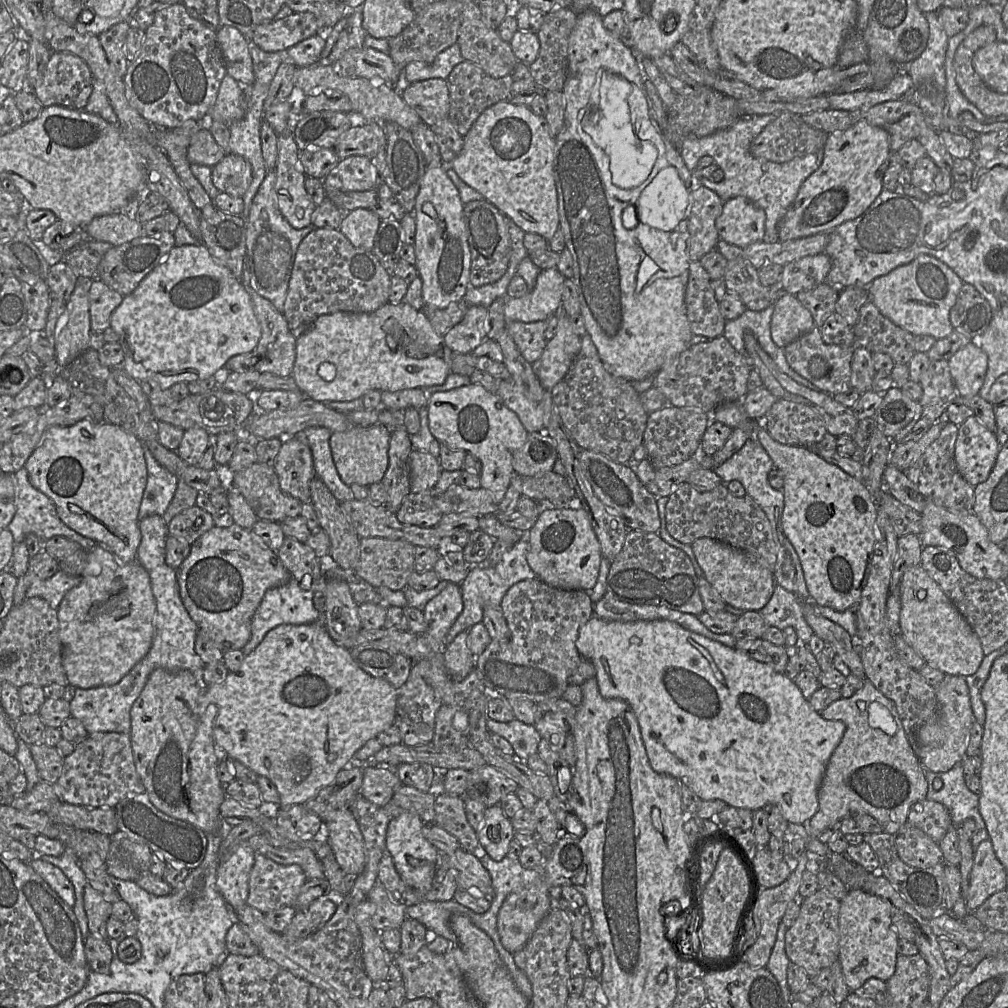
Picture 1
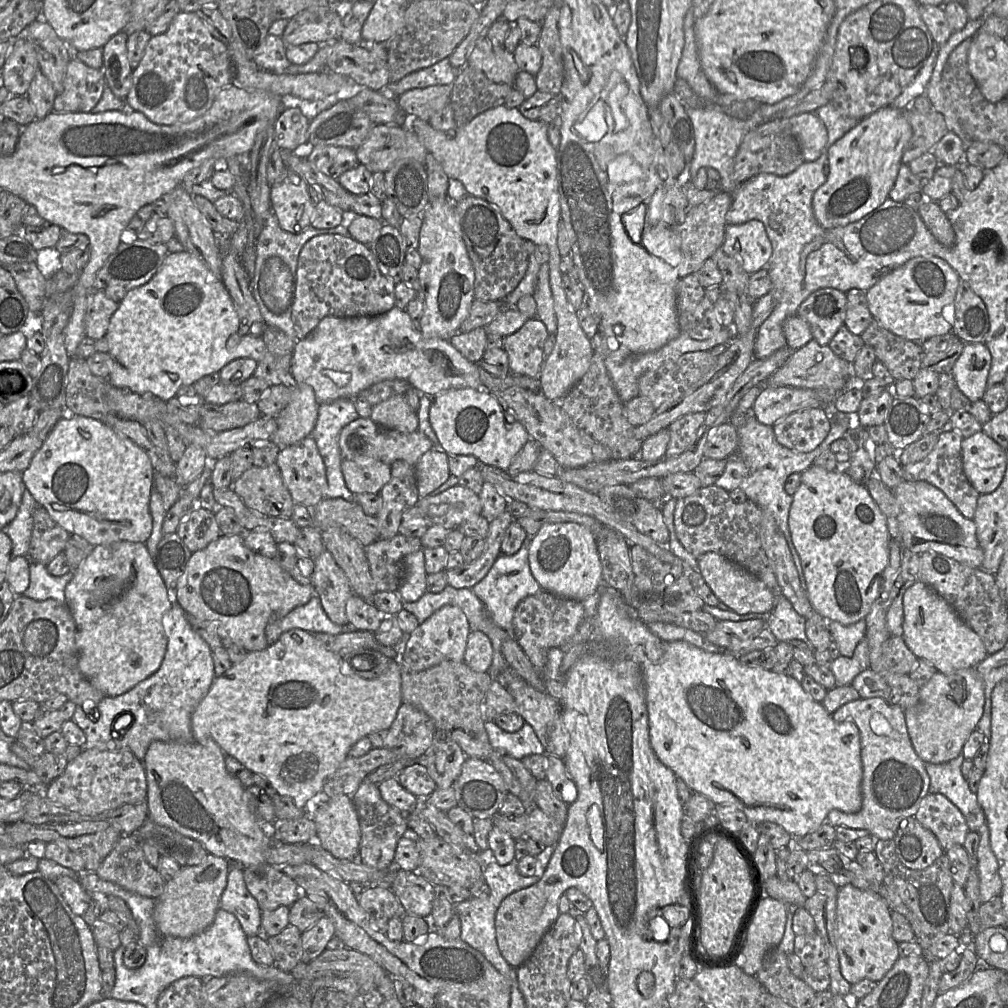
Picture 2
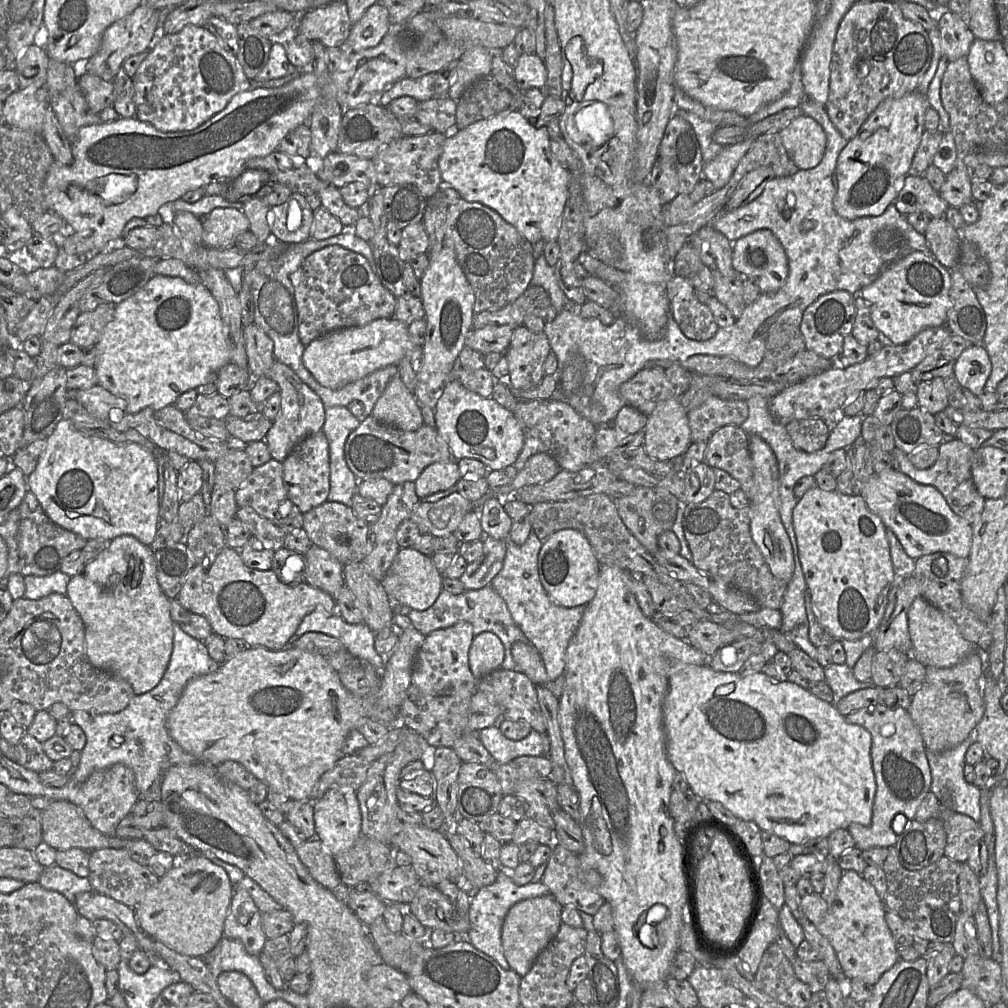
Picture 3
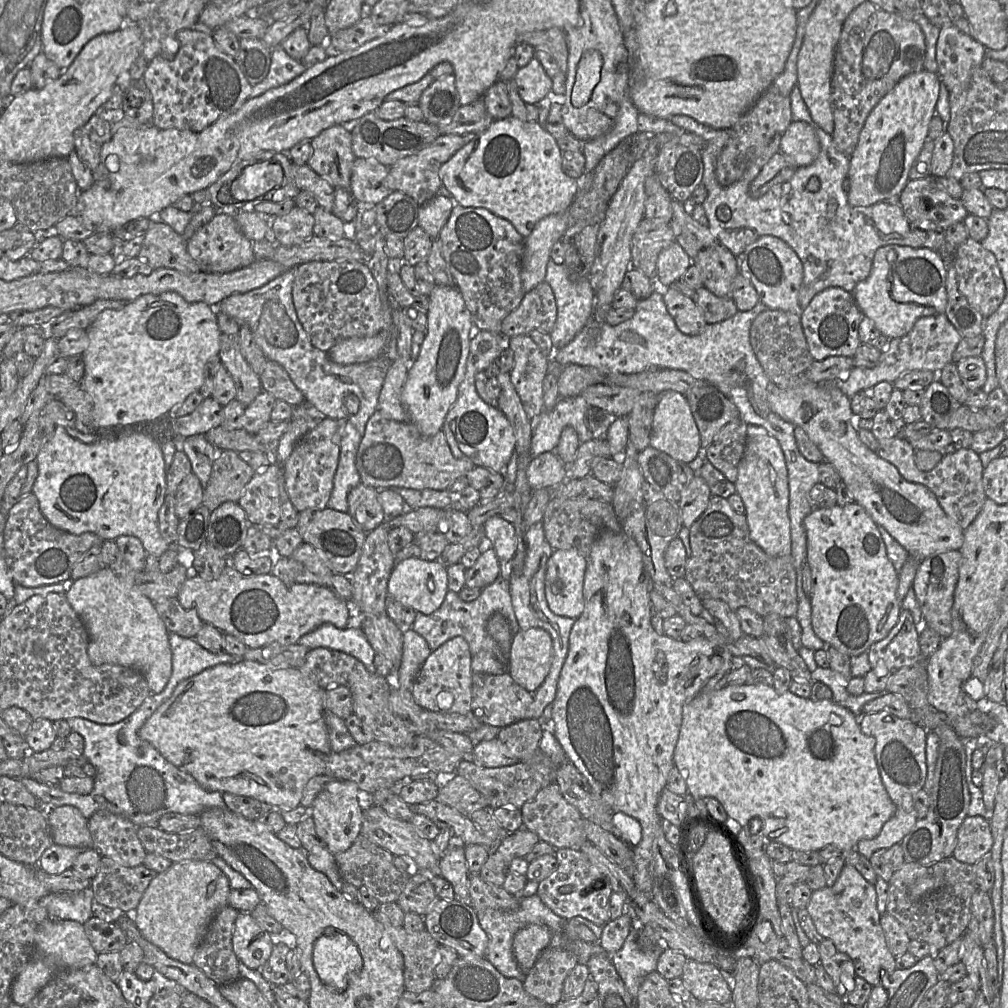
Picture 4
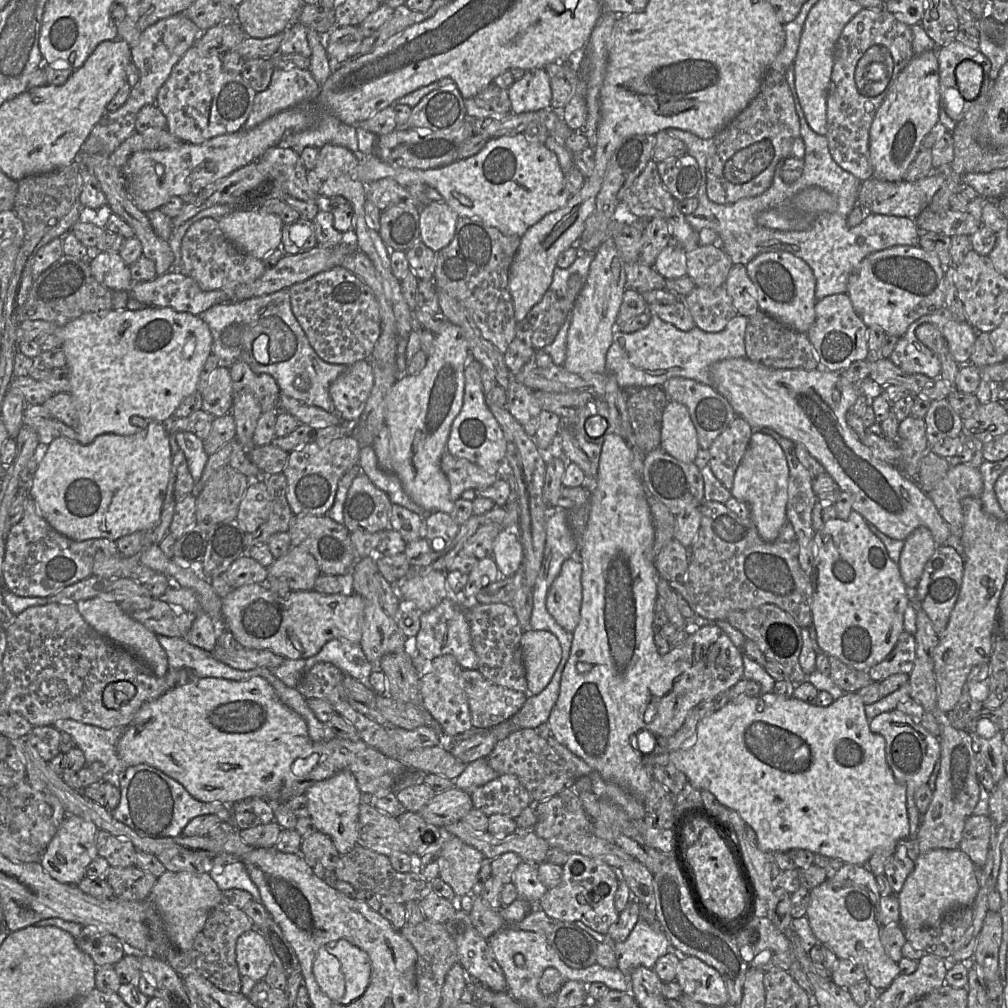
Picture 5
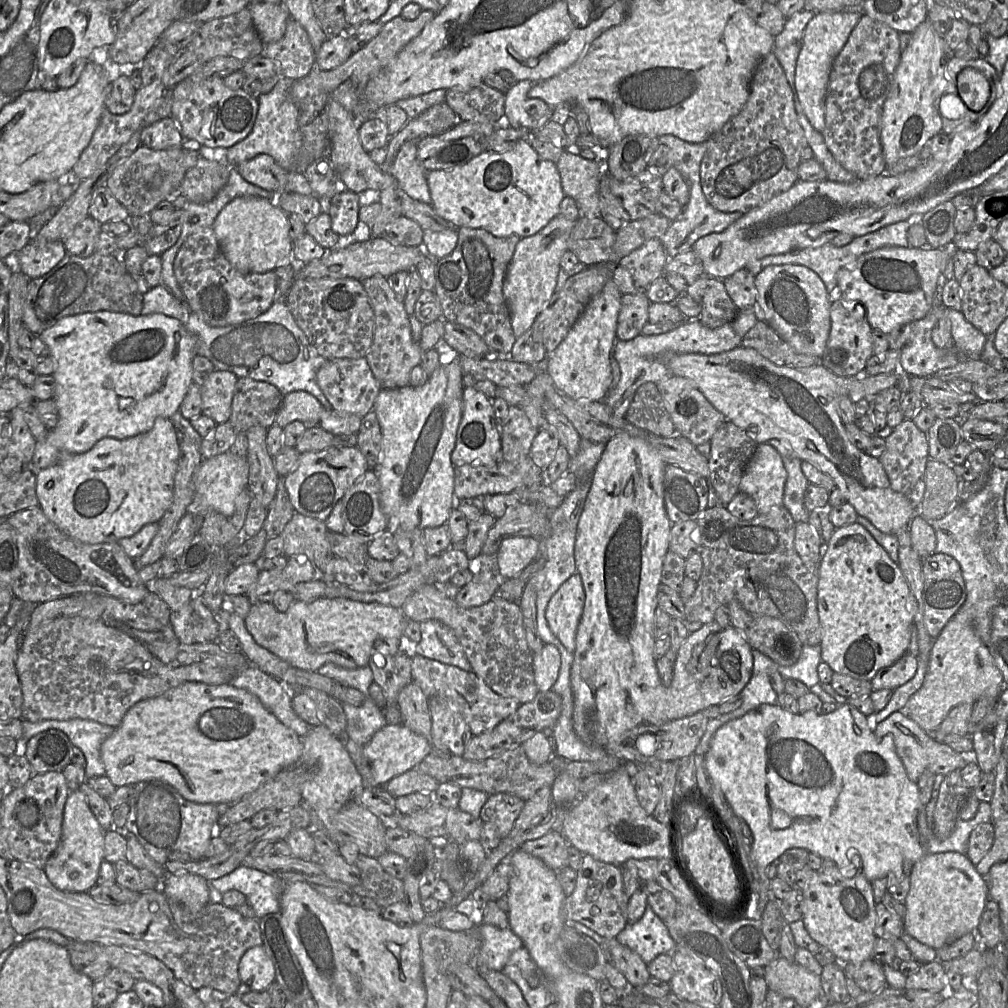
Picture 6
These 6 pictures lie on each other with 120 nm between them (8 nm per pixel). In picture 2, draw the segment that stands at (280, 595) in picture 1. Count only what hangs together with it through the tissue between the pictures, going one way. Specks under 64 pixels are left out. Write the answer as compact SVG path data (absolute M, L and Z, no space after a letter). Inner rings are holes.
M318 595L312 597L305 605L294 608L284 617L270 621L265 629L268 644L273 644L282 633L291 629L332 635L355 630L349 624L341 626L333 623L323 610Z

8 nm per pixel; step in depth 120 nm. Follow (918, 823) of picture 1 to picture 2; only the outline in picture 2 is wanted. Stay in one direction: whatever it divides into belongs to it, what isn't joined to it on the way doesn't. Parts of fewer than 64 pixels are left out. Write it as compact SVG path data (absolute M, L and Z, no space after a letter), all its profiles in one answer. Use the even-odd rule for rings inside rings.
M928 793L914 818L936 836L944 852L954 845L963 845L970 831L959 809L942 794Z

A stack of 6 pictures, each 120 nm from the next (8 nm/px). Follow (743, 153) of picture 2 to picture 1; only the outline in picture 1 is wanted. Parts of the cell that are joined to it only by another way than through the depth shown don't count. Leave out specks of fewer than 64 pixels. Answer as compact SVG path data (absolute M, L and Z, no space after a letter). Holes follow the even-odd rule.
M774 112L779 113L776 120L768 124L751 142L750 152L757 158L764 158L772 162L783 163L788 162L796 157L802 157L807 154L816 154L819 149L822 149L828 139L828 133L814 128L807 124L802 115L792 112Z

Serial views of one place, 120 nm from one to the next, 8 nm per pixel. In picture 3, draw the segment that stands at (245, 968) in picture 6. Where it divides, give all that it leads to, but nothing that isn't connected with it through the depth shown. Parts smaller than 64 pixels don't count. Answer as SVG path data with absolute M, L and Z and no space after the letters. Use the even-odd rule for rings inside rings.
M235 888L224 921L223 936L240 941L250 955L258 956L263 952L267 940L262 929L261 914L248 891Z

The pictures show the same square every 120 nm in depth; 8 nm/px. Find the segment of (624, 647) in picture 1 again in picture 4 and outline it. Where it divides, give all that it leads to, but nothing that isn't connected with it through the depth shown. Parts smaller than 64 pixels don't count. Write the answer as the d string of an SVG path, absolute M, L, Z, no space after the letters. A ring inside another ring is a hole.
M742 684L742 685L728 685L722 689L711 691L711 692L699 692L693 699L688 701L684 707L682 712L682 723L679 732L679 737L677 744L673 753L673 762L674 766L682 773L687 785L687 794L692 796L693 798L707 798L713 797L717 799L722 806L724 807L729 821L734 822L738 825L738 827L742 827L744 830L748 830L748 823L752 818L759 818L762 822L761 830L757 834L753 834L755 836L760 836L765 838L766 841L775 841L784 844L785 846L791 848L792 850L800 850L800 851L820 851L827 845L835 845L839 847L844 853L852 850L856 850L857 843L863 839L873 839L875 838L881 831L883 825L894 815L896 807L892 800L890 799L880 776L878 765L875 758L875 745L876 739L873 736L865 735L859 726L858 718L856 718L848 709L843 706L835 703L833 700L821 700L821 701L813 701L810 698L803 698L793 694L792 692L778 692L775 690L773 686L769 686L766 684Z

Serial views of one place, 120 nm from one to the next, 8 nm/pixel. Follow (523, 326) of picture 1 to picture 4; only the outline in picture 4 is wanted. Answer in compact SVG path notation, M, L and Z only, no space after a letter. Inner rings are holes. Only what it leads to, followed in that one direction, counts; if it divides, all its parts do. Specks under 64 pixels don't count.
M530 335L510 337L508 346L514 355L510 379L527 416L531 419L543 410L542 388L549 359Z

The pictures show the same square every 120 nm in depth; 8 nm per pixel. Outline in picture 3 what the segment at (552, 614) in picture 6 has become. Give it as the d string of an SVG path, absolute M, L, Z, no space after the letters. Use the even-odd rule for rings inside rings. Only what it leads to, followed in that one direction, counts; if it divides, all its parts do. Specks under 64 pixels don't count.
M562 529L550 535L538 555L538 573L543 588L556 605L571 608L587 605L596 594L601 564L587 538L575 529Z

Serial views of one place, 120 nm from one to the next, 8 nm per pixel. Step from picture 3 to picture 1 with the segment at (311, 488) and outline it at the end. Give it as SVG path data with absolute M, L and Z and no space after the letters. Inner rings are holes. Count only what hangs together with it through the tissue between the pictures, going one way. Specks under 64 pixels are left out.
M298 438L282 442L273 467L283 492L302 503L310 502L310 482L316 472L307 443Z

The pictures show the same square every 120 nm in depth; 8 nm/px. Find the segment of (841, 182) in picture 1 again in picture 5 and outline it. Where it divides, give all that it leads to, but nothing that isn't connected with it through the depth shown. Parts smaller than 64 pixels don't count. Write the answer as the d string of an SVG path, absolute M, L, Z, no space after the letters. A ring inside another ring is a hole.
M937 50L915 55L898 75L878 108L869 131L869 154L873 178L899 182L919 153L925 136L939 121L941 85Z

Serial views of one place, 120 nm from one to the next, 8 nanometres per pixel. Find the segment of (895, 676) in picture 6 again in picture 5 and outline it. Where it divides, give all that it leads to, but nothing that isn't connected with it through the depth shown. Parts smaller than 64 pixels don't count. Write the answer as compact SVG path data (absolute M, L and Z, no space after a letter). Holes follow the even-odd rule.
M904 630L891 653L867 672L871 680L877 683L894 674L909 675L913 670L915 657L915 636Z

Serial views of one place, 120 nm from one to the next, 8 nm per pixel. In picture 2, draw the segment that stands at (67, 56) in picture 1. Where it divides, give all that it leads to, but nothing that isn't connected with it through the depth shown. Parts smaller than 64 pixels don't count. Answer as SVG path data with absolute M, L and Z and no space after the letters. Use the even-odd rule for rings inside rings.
M72 58L63 85L63 91L55 97L54 111L90 113L101 99L107 83L104 70Z

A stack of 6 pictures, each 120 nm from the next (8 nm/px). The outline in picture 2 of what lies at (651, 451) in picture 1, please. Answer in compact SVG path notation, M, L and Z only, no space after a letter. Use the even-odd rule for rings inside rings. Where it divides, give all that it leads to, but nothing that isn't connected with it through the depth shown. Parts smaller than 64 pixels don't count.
M705 412L686 414L673 421L667 428L670 441L664 458L677 456L686 451L697 437L698 429L706 418Z

